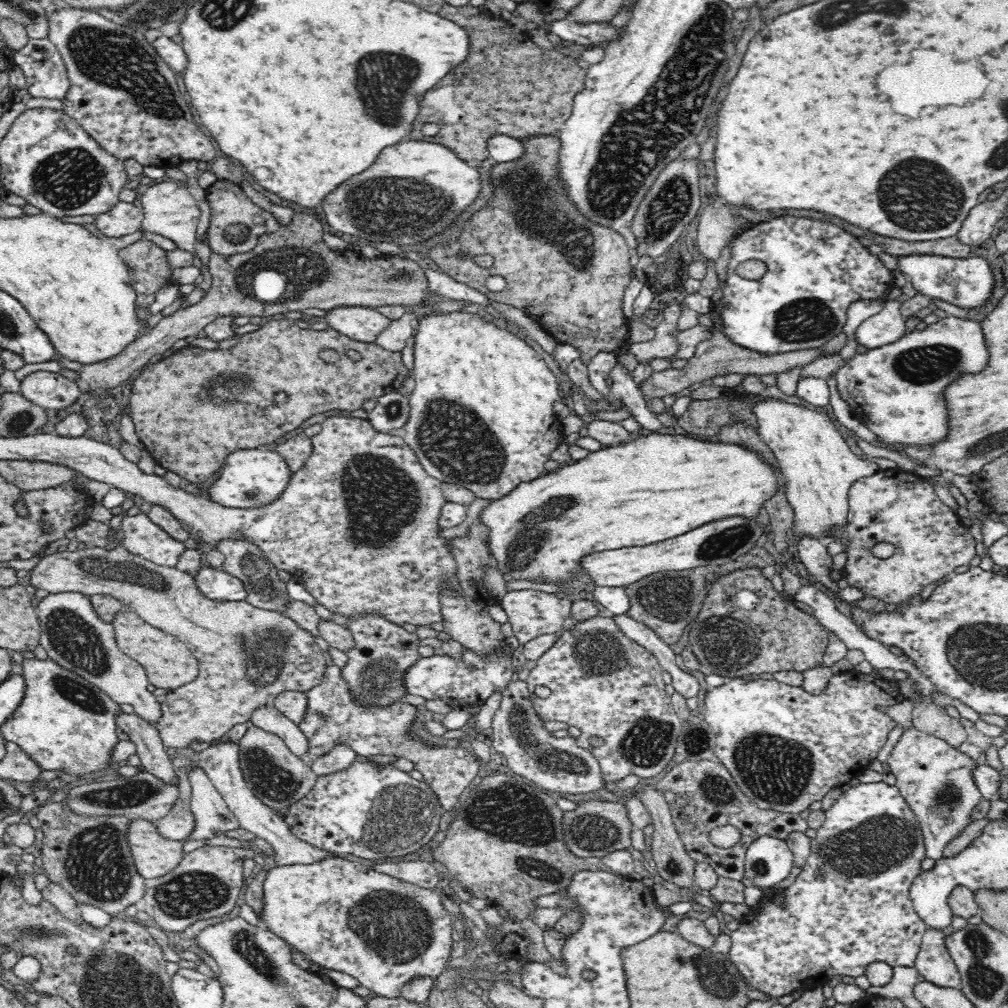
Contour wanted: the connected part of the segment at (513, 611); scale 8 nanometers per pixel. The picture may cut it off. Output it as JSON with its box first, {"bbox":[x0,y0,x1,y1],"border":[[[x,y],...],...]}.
{"bbox":[498,589,571,646],"border":[[[524,589],[508,591],[498,601],[507,614],[513,636],[518,638],[521,646],[541,634],[560,633],[562,622],[571,614],[571,601],[566,597],[559,598],[555,593]]]}

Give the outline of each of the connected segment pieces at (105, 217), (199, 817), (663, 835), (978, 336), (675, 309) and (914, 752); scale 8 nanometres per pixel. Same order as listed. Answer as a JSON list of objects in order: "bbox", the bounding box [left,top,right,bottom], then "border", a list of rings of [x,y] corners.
[{"bbox":[96,202,143,238],"border":[[[119,202],[109,212],[98,215],[96,228],[107,237],[120,238],[141,230],[143,222],[143,210],[133,204]]]},{"bbox":[188,765,241,838],"border":[[[191,765],[191,810],[196,818],[196,828],[188,838],[214,837],[230,829],[241,827],[236,816],[228,809],[224,797],[210,782],[208,775]]]},{"bbox":[640,781,697,888],"border":[[[649,781],[648,785],[645,786],[645,790],[641,794],[640,799],[646,810],[648,810],[648,813],[650,813],[650,817],[653,819],[654,831],[650,851],[654,862],[656,862],[656,870],[668,883],[674,882],[679,888],[691,887],[692,884],[695,884],[694,874],[697,862],[690,857],[690,854],[688,854],[688,851],[684,848],[677,827],[674,827],[674,823],[672,823],[672,816],[669,814],[669,803],[664,799],[662,794],[655,790],[653,781]]]},{"bbox":[835,315,988,445],"border":[[[948,315],[922,331],[854,355],[840,367],[835,379],[851,414],[883,442],[929,445],[946,434],[942,388],[960,372],[984,368],[988,352],[978,322]]]},{"bbox":[630,305,680,360],"border":[[[670,305],[663,310],[662,323],[655,327],[656,336],[650,341],[630,343],[630,352],[638,359],[649,360],[652,358],[668,358],[678,350],[677,341],[672,338],[676,329],[676,322],[680,316],[679,305]]]},{"bbox":[887,725,983,861],"border":[[[912,725],[904,729],[900,740],[894,744],[894,748],[892,748],[892,752],[888,756],[887,763],[890,766],[892,774],[896,777],[895,785],[920,824],[925,857],[939,861],[943,857],[944,846],[962,828],[970,824],[969,817],[972,809],[983,799],[971,775],[974,767],[978,766],[977,762],[972,761],[965,754],[958,752],[958,750],[952,748],[944,740],[937,738],[935,735],[927,734],[923,730],[918,730],[918,728]]]}]

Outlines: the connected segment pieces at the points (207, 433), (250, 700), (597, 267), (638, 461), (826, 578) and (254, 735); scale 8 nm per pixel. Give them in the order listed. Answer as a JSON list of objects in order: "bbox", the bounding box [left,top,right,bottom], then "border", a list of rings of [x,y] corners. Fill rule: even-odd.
[{"bbox":[126,320,411,484],"border":[[[273,320],[262,325],[258,332],[239,338],[231,349],[206,350],[186,346],[157,363],[147,364],[128,386],[126,400],[129,401],[129,413],[143,446],[157,465],[192,484],[202,484],[217,475],[231,452],[252,447],[272,447],[278,438],[296,430],[315,414],[329,410],[354,412],[362,408],[365,402],[398,392],[411,374],[402,361],[402,351],[386,350],[375,341],[356,341],[333,329],[318,332],[302,330],[293,320]],[[326,348],[338,354],[338,361],[326,363],[320,359],[320,352]],[[350,350],[358,352],[360,360],[350,358]],[[280,392],[286,395],[283,402],[274,399]]]},{"bbox":[29,544,328,749],"border":[[[116,544],[108,549],[94,548],[77,550],[75,553],[64,551],[63,553],[46,555],[42,557],[37,566],[29,572],[31,573],[30,587],[35,587],[36,589],[42,588],[42,590],[47,590],[52,595],[67,593],[70,591],[84,593],[89,597],[94,595],[108,595],[122,601],[129,610],[132,610],[148,624],[163,630],[165,633],[177,636],[197,658],[199,664],[198,678],[196,678],[192,683],[168,691],[165,694],[166,701],[160,704],[160,718],[158,718],[153,725],[157,728],[158,733],[160,734],[164,748],[188,749],[191,748],[195,742],[205,741],[206,743],[209,743],[212,740],[223,738],[224,734],[230,732],[234,726],[238,724],[249,724],[251,721],[251,715],[256,710],[273,705],[274,700],[279,697],[281,693],[287,691],[306,693],[308,690],[314,688],[316,684],[320,684],[320,680],[322,680],[322,676],[324,676],[324,670],[326,670],[326,667],[328,666],[328,655],[318,647],[316,642],[314,642],[314,636],[312,636],[312,633],[304,630],[304,627],[300,627],[296,621],[292,620],[285,613],[256,607],[248,601],[219,601],[208,598],[204,593],[202,593],[200,587],[196,585],[196,579],[194,579],[192,574],[187,571],[182,571],[177,567],[170,568],[166,566],[158,566],[145,558],[130,554],[120,544]]]},{"bbox":[427,132,633,364],"border":[[[558,132],[526,135],[519,140],[519,143],[521,144],[521,154],[518,158],[506,162],[496,162],[490,166],[492,198],[488,200],[488,204],[484,204],[480,212],[478,212],[478,210],[470,212],[470,218],[468,218],[468,220],[462,220],[462,222],[464,222],[464,224],[462,224],[462,230],[460,230],[460,234],[458,234],[454,240],[446,240],[432,244],[432,246],[428,248],[427,254],[430,256],[430,259],[438,265],[440,270],[448,273],[452,278],[458,280],[458,282],[464,282],[464,284],[480,290],[480,292],[486,294],[489,299],[495,302],[519,308],[526,315],[533,317],[546,332],[554,337],[556,342],[578,347],[578,349],[582,351],[580,358],[587,364],[597,352],[604,350],[612,353],[612,351],[615,351],[621,344],[628,342],[630,322],[622,315],[620,306],[622,306],[624,289],[628,286],[630,280],[632,280],[633,268],[630,265],[631,252],[628,244],[626,244],[626,241],[624,241],[620,233],[608,226],[591,222],[590,218],[587,218],[581,212],[581,209],[572,202],[572,198],[568,196],[568,188],[566,188],[566,184],[564,184],[564,179],[560,177],[560,148],[562,148],[562,141],[560,141]],[[485,255],[490,255],[494,259],[490,268],[486,268],[485,265],[480,265],[472,260],[474,256],[482,256],[485,258]],[[490,276],[502,276],[506,282],[504,289],[500,291],[488,289],[486,280],[488,280]]]},{"bbox":[480,431,786,582],"border":[[[653,431],[650,434],[634,436],[633,440],[620,445],[603,446],[595,452],[589,452],[583,459],[561,465],[557,471],[549,473],[546,476],[535,478],[530,482],[522,482],[512,492],[498,500],[492,501],[488,508],[480,514],[480,519],[490,527],[490,536],[488,536],[488,545],[492,551],[492,557],[496,559],[497,570],[502,573],[503,578],[508,581],[512,578],[547,578],[548,580],[569,580],[574,582],[574,573],[581,577],[581,570],[577,566],[578,559],[585,557],[587,554],[600,552],[603,550],[614,550],[619,548],[630,548],[631,546],[646,546],[674,538],[680,534],[686,534],[702,524],[716,522],[722,518],[732,518],[740,516],[746,520],[757,520],[760,510],[764,504],[778,492],[786,492],[786,480],[782,472],[770,462],[766,462],[766,457],[750,447],[742,446],[740,443],[722,442],[718,440],[698,439],[690,434],[662,434]]]},{"bbox":[797,533,838,598],"border":[[[802,533],[797,538],[797,550],[801,564],[804,564],[805,568],[816,576],[817,580],[823,582],[835,598],[838,591],[833,588],[833,584],[836,582],[836,580],[831,580],[833,571],[827,569],[832,557],[826,551],[826,544],[820,539]]]},{"bbox":[237,724,318,815],"border":[[[251,724],[247,729],[237,743],[239,765],[246,784],[261,802],[270,806],[278,815],[285,815],[288,808],[314,786],[318,775],[308,761],[292,755],[276,734]]]}]

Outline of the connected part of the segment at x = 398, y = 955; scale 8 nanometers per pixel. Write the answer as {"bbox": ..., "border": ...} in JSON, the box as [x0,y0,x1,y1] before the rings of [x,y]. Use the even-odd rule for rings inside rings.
{"bbox":[256,855,452,998],"border":[[[328,855],[318,861],[311,863],[296,863],[276,865],[274,868],[267,870],[266,878],[263,882],[262,890],[262,906],[259,912],[256,913],[259,920],[258,926],[272,934],[285,940],[292,949],[302,953],[302,955],[318,964],[320,967],[327,969],[338,970],[346,972],[350,976],[354,976],[356,980],[360,981],[362,986],[366,986],[376,992],[379,996],[394,998],[401,994],[401,988],[404,983],[407,983],[411,978],[417,976],[428,976],[436,978],[442,974],[444,964],[450,960],[450,953],[452,950],[452,919],[446,910],[445,905],[442,905],[442,900],[432,889],[422,888],[416,884],[394,878],[382,872],[376,872],[369,865],[363,861],[352,859],[347,856]]]}

